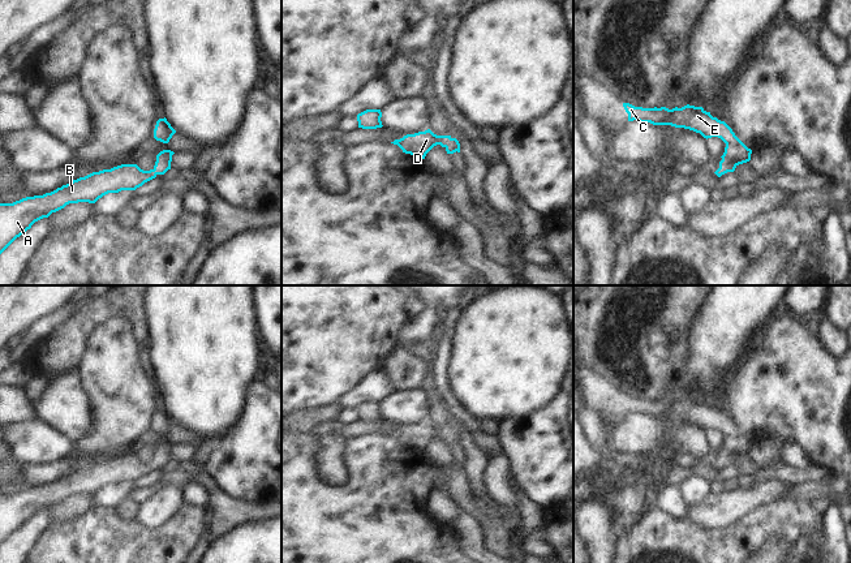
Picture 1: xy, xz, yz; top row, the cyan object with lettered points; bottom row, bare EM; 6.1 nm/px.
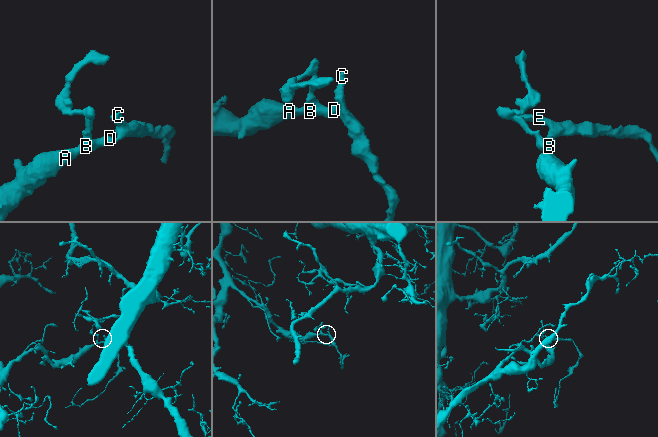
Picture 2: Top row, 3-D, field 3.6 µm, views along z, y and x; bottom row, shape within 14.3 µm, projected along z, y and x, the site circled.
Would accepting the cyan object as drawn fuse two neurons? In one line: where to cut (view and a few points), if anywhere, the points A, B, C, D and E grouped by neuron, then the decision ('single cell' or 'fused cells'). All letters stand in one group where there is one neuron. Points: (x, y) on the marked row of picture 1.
cut none; groups A B C D E; single cell

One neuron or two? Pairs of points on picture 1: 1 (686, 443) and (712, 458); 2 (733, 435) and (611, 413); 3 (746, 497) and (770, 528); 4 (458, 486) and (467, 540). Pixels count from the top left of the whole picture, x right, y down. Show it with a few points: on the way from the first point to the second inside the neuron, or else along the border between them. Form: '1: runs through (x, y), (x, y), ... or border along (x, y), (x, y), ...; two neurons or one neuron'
1: border along (714, 450), (700, 458); two neurons
2: runs through (704, 415), (693, 409), (641, 407); one neuron
3: border along (777, 501), (761, 505), (729, 524); two neurons
4: border along (461, 508), (478, 523), (482, 532); two neurons

